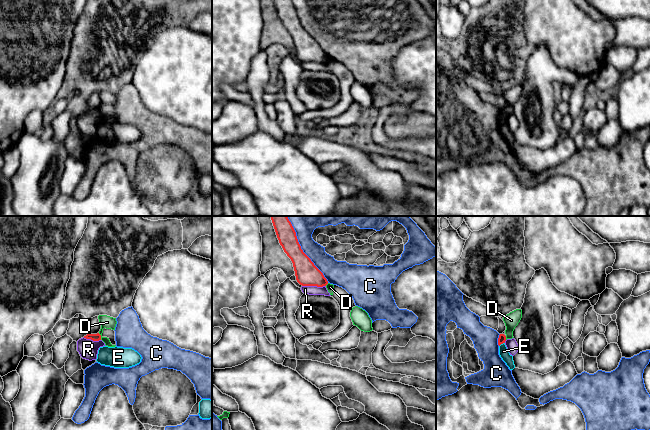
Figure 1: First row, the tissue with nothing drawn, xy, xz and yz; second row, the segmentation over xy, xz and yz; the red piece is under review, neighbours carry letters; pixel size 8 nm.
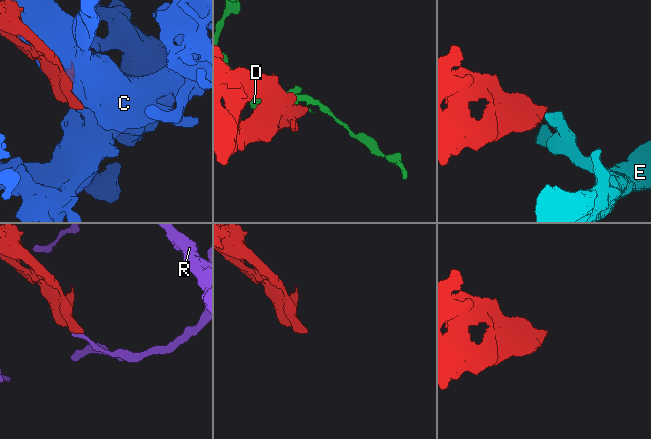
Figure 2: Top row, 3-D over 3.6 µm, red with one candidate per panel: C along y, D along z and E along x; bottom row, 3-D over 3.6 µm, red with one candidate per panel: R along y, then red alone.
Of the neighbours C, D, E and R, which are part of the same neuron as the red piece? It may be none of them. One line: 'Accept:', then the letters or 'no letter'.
Accept: no letter

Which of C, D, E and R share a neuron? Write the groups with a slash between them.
C / D / E / R

